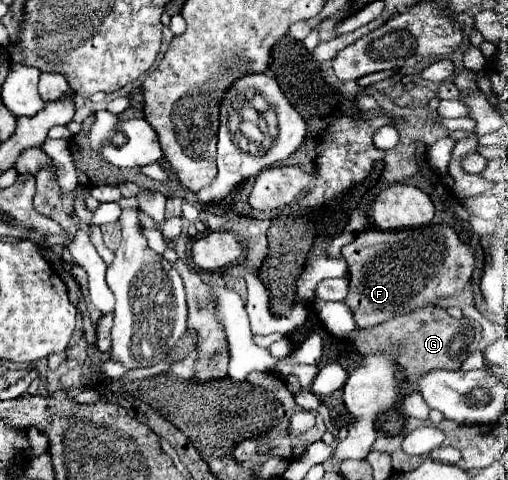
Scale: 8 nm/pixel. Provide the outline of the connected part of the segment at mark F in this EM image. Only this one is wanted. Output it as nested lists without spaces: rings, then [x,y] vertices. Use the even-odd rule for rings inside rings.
[[[425,225],[417,229],[405,229],[405,231],[377,231],[367,229],[355,237],[349,245],[341,249],[347,267],[349,267],[349,293],[347,293],[347,305],[355,317],[357,327],[371,327],[379,325],[399,313],[409,313],[423,305],[433,305],[437,297],[447,295],[459,295],[461,289],[469,283],[475,259],[471,249],[459,239],[455,229],[449,225]]]

